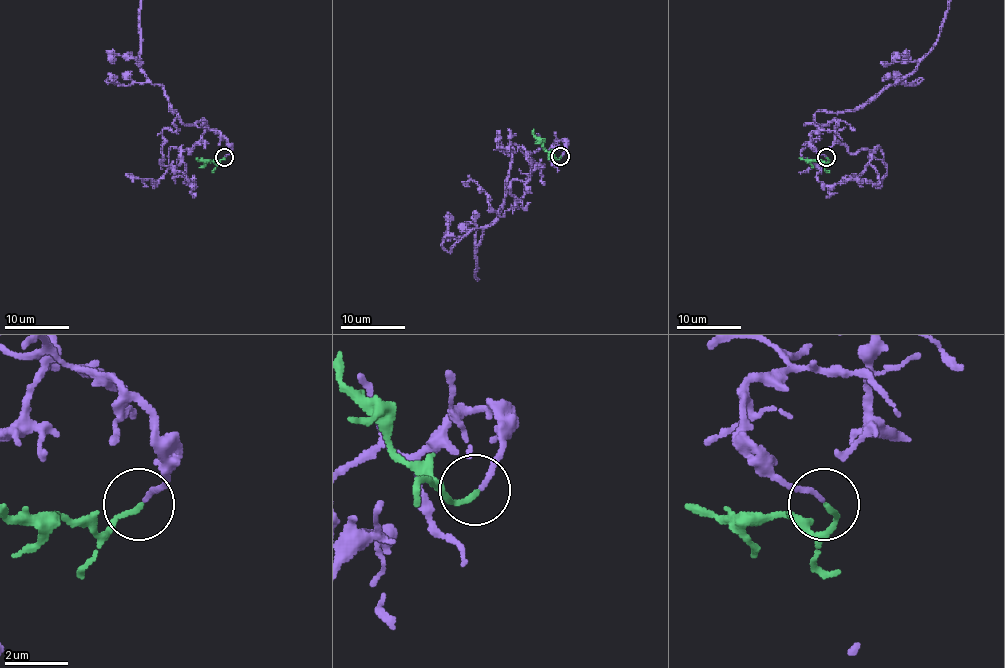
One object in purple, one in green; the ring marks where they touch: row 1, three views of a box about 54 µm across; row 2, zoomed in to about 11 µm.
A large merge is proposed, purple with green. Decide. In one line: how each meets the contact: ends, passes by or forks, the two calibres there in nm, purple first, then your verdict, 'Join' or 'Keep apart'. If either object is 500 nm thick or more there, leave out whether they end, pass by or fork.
At the ring purple ends. At the ring green ends. Thickness 140 nm (purple) against 160 nm. Join

